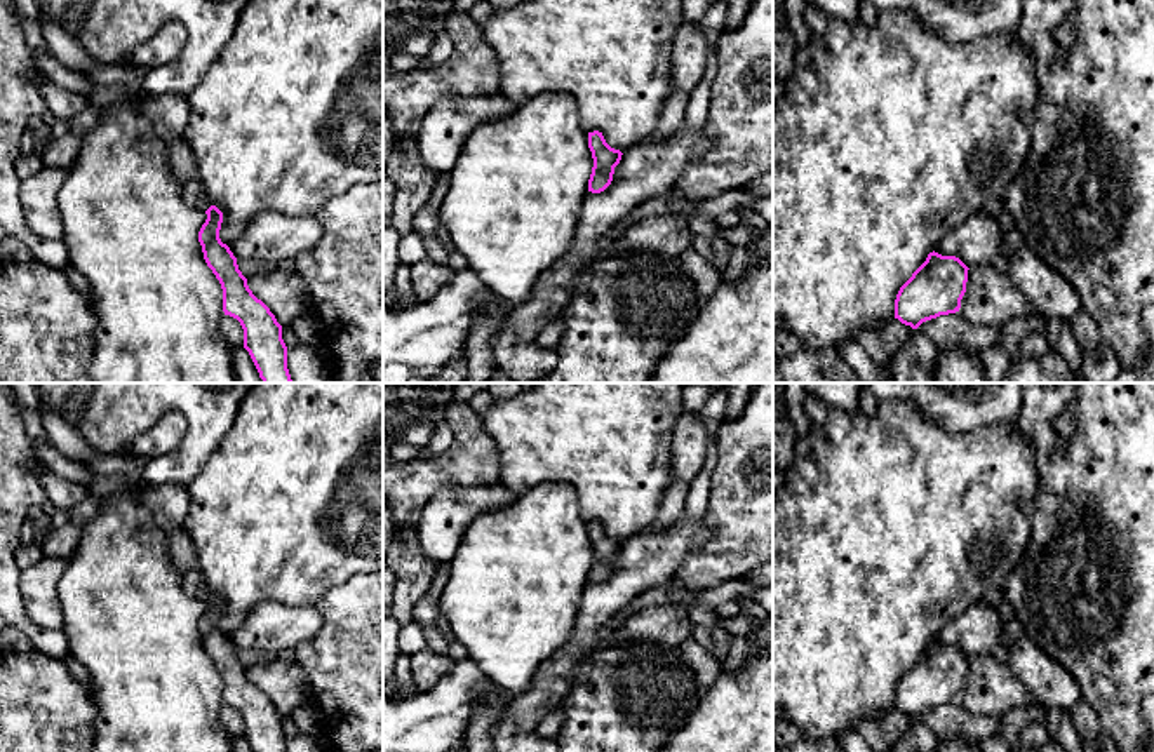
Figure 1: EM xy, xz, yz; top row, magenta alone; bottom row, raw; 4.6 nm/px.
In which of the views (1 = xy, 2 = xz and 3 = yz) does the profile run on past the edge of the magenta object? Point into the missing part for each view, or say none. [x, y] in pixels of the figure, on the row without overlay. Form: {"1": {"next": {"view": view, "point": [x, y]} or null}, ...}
{"1": {"next": {"view": "xy", "point": [167, 503]}}, "2": {"next": null}, "3": {"next": null}}

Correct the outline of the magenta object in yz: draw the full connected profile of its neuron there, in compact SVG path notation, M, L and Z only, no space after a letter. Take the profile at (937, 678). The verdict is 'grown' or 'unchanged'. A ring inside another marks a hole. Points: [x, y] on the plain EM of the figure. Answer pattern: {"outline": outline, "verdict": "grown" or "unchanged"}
{"outline": "M929 642L900 677L895 689L895 708L917 719L926 710L959 702L968 660L956 646Z", "verdict": "unchanged"}

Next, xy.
{"outline": "M148 484L136 491L151 520L164 531L172 564L181 574L186 594L207 604L198 621L204 649L223 679L223 702L237 708L244 719L244 738L252 752L287 752L282 715L270 698L258 689L237 655L237 648L219 628L223 602L211 594L198 569L195 550L185 529L190 508L186 486Z", "verdict": "grown"}

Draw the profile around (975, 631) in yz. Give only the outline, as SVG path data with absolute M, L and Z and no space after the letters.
M980 601L949 618L935 635L942 646L956 646L968 658L990 655L999 644L1001 618L994 606Z

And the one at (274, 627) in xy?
M275 601L258 604L244 623L231 632L237 649L278 655L312 641L322 628L322 614L313 606L291 606Z

